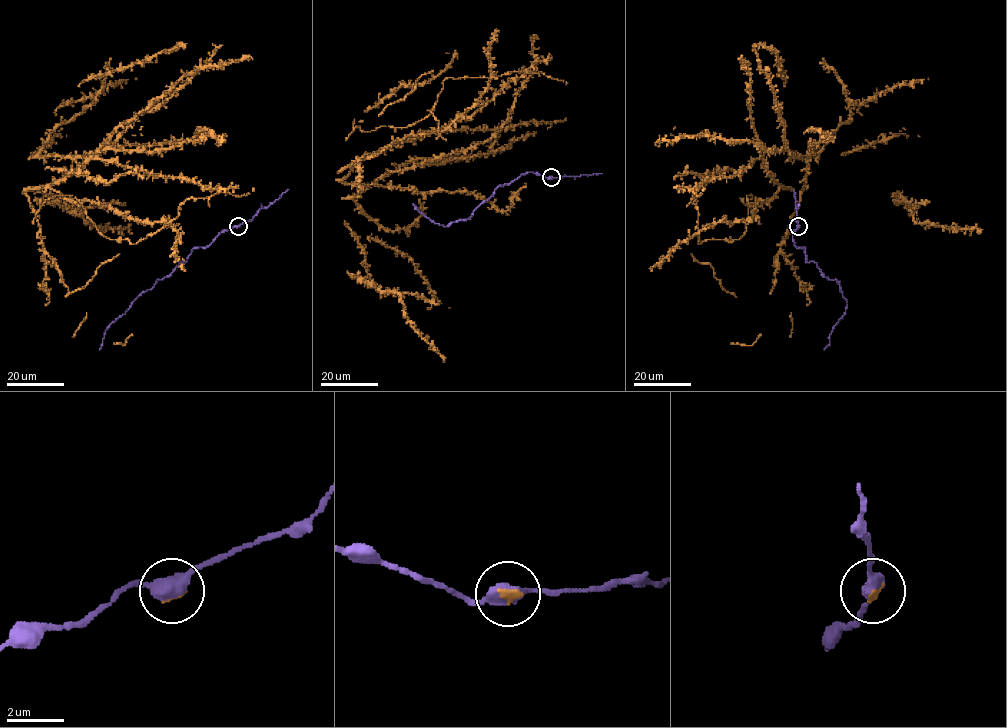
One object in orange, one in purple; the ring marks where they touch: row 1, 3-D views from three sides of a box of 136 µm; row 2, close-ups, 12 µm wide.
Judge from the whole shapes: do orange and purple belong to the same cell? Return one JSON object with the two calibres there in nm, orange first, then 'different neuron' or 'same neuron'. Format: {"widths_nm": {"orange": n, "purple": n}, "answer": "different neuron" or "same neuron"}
{"widths_nm": {"orange": 140, "purple": 440}, "answer": "same neuron"}

